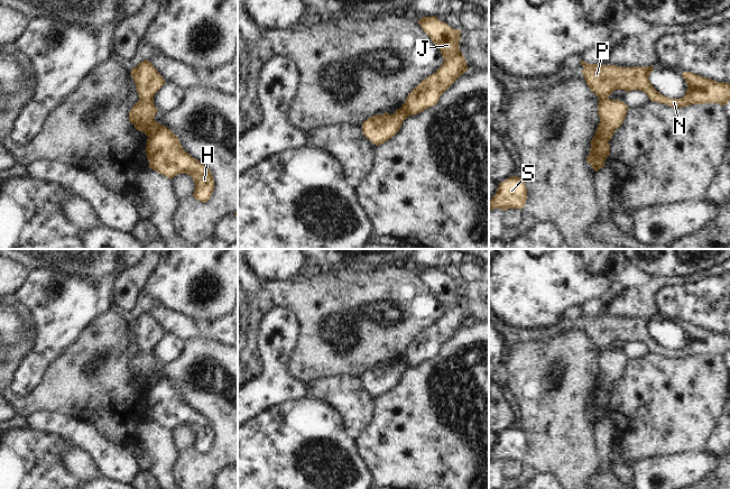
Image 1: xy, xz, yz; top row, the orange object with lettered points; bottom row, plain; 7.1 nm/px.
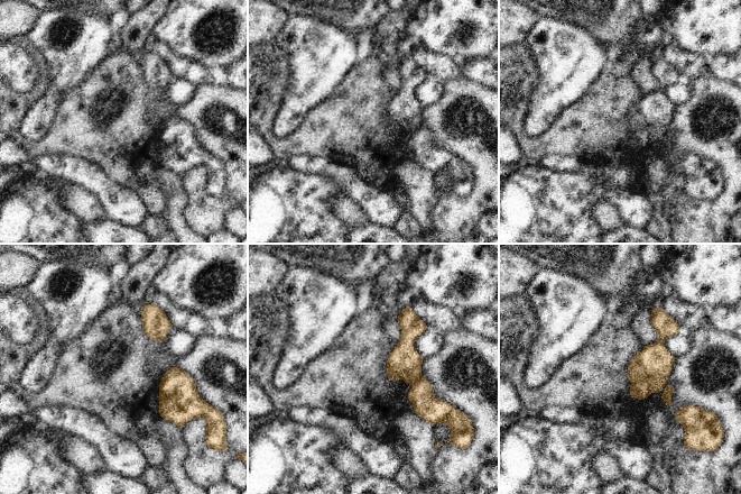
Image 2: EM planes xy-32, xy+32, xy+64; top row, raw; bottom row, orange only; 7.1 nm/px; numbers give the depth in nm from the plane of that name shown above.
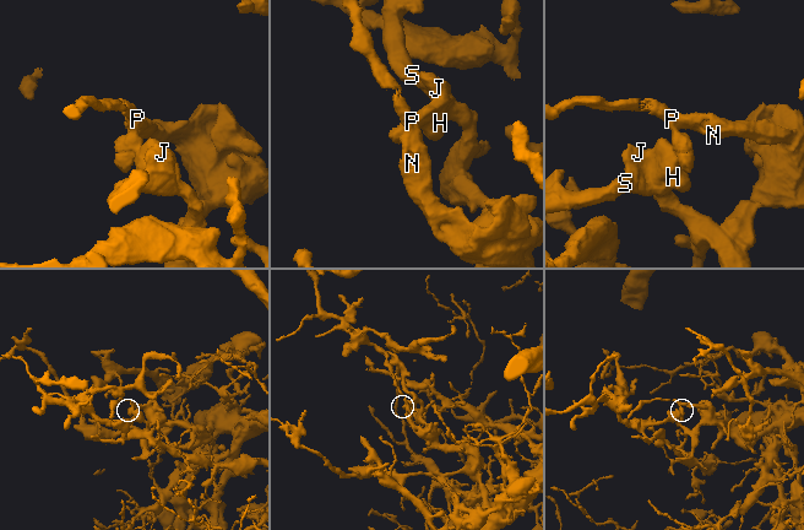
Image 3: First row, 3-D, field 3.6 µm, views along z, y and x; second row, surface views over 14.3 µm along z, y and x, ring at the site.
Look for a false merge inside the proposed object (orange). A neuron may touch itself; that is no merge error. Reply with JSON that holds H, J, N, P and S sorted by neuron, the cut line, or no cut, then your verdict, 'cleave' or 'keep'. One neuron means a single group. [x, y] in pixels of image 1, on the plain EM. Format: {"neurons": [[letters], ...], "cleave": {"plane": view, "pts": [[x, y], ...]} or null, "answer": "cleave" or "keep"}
{"neurons": [["H", "J", "S"], ["N", "P"]], "cleave": {"plane": "xy", "pts": [[159, 375], [148, 387]]}, "answer": "cleave"}

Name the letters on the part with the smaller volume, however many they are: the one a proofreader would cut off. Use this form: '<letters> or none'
H, J, S

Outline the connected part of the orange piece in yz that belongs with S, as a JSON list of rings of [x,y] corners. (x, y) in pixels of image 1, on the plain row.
[[[511,427],[501,433],[491,450],[489,461],[523,460],[527,451],[527,440],[523,428]]]

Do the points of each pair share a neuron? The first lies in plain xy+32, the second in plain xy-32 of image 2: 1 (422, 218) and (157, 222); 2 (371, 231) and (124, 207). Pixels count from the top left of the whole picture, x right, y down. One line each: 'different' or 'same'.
1: different
2: different

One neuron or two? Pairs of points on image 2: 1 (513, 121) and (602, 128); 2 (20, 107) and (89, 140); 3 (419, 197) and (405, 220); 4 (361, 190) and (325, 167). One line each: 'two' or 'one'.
1: one
2: one
3: two
4: one

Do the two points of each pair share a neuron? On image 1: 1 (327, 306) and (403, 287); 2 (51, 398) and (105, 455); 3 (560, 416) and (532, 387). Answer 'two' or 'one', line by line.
1: one
2: two
3: one

